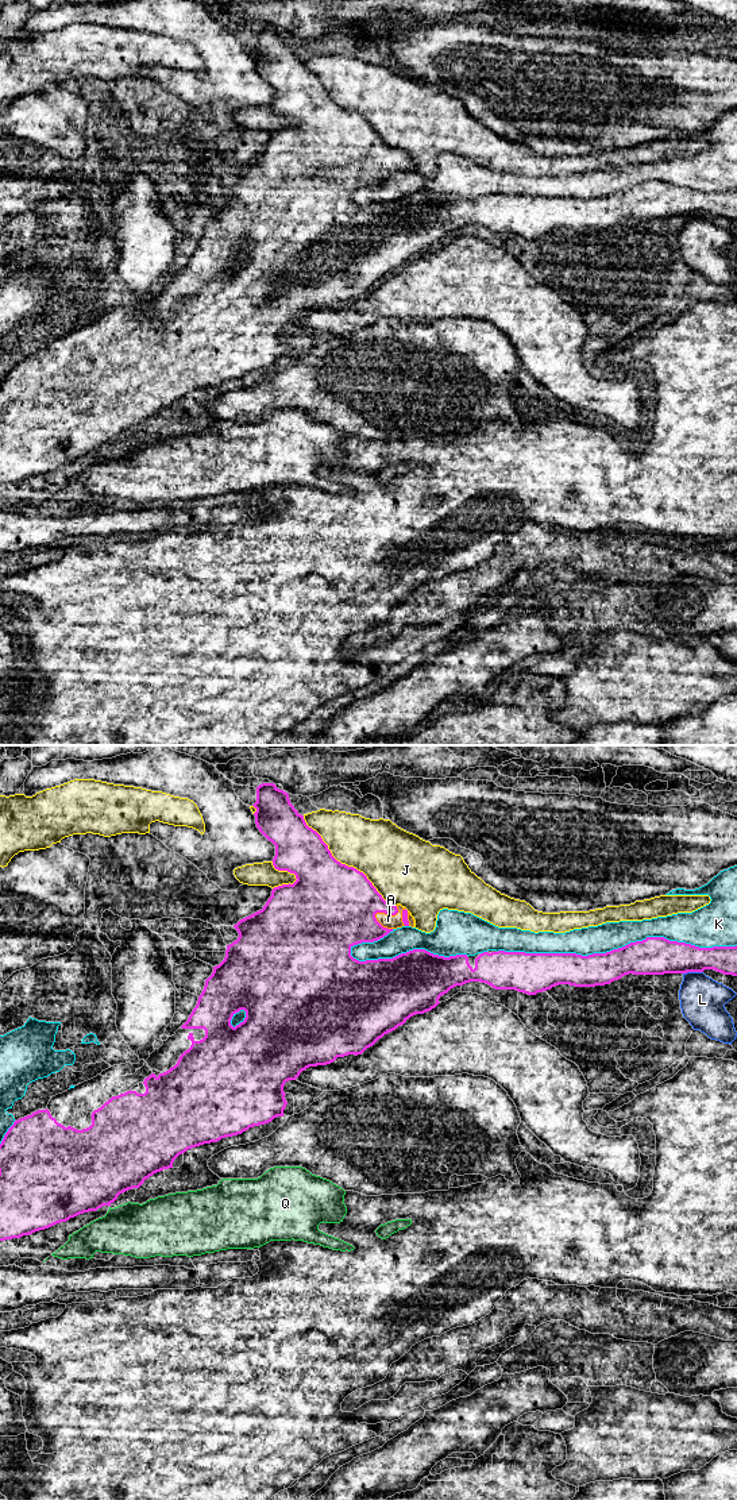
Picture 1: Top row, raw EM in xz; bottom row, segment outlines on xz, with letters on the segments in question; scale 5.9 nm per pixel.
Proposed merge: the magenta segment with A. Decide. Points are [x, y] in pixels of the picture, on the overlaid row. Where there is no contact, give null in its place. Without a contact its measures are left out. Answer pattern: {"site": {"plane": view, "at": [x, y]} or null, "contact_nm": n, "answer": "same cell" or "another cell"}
{"site": {"plane": "xz", "at": [386, 913]}, "contact_nm": 160, "answer": "same cell"}

